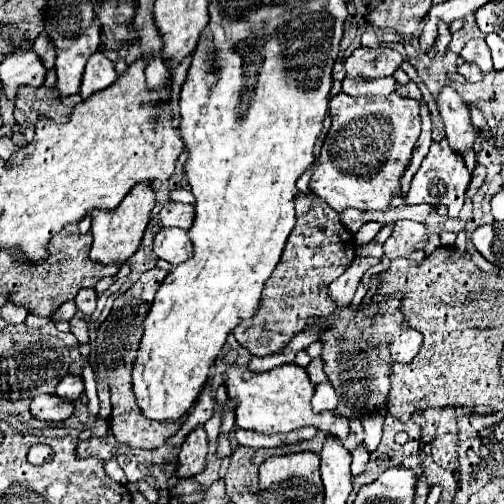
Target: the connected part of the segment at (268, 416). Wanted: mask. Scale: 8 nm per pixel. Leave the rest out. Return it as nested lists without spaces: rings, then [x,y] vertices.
[[[231,364],[225,372],[225,386],[227,386],[227,394],[237,400],[235,422],[239,428],[269,436],[269,434],[299,430],[305,426],[315,426],[321,432],[331,432],[339,436],[341,440],[349,436],[347,417],[336,416],[333,411],[313,412],[311,396],[315,386],[311,384],[307,372],[297,364],[283,364],[279,368],[267,370],[265,374],[261,372],[257,374],[251,370],[247,372],[247,366]]]

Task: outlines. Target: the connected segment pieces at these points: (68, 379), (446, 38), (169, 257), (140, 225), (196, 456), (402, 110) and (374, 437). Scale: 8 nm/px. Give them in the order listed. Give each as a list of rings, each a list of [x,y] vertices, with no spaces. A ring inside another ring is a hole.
[[[67,374],[65,378],[61,378],[61,382],[55,388],[57,396],[71,400],[71,402],[75,402],[81,396],[81,392],[83,392],[83,380],[79,376],[73,376],[73,374]]]
[[[439,24],[439,36],[437,36],[437,42],[435,42],[435,48],[437,48],[437,54],[445,54],[447,48],[449,48],[449,42],[451,42],[451,32],[449,32],[449,26],[447,24]]]
[[[161,228],[155,234],[155,242],[153,242],[153,252],[161,258],[167,260],[169,264],[177,266],[181,262],[185,262],[191,256],[191,242],[185,230],[181,228]]]
[[[137,184],[133,186],[133,196],[125,196],[123,202],[117,206],[117,210],[101,212],[93,210],[93,246],[91,246],[91,260],[99,264],[123,264],[127,262],[141,246],[143,232],[149,224],[149,214],[155,206],[155,194],[149,184]]]
[[[197,426],[189,432],[185,438],[181,452],[179,452],[179,466],[177,476],[179,478],[191,478],[199,474],[205,468],[205,456],[207,456],[207,434],[203,426]]]
[[[341,92],[329,100],[329,116],[333,124],[323,142],[319,162],[309,182],[309,190],[323,198],[333,210],[337,210],[337,214],[343,214],[343,210],[347,208],[355,208],[361,212],[389,210],[393,198],[403,196],[401,174],[405,172],[405,166],[409,166],[411,162],[411,152],[421,132],[417,100],[401,96],[397,92],[391,92],[385,98],[353,98]]]
[[[369,412],[365,416],[361,416],[361,424],[365,430],[365,444],[367,450],[373,452],[379,442],[381,442],[381,428],[383,428],[383,416],[379,416],[379,412]]]

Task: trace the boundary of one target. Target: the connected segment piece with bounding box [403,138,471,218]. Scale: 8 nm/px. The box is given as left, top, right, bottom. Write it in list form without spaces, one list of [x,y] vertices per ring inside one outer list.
[[[445,138],[439,140],[439,142],[433,142],[431,144],[431,150],[429,154],[423,158],[417,174],[413,176],[411,180],[411,188],[409,192],[403,196],[403,202],[405,204],[421,204],[421,202],[427,202],[431,206],[439,206],[439,204],[445,204],[449,208],[449,218],[457,216],[461,206],[463,206],[463,198],[465,198],[465,190],[469,186],[469,180],[471,180],[471,172],[467,170],[465,162],[463,162],[463,156],[457,154],[447,142]]]

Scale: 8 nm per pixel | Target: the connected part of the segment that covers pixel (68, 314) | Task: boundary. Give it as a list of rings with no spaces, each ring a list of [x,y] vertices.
[[[69,300],[69,302],[61,304],[61,306],[59,306],[59,310],[57,310],[51,318],[53,318],[53,322],[63,322],[63,320],[71,320],[71,318],[75,316],[75,312],[77,312],[75,302],[73,302],[73,300]]]

